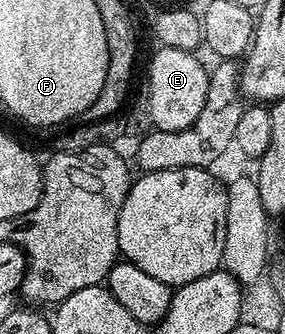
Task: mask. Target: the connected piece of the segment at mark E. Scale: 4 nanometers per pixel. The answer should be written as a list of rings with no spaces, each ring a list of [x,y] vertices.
[[[158,48],[158,53],[149,61],[149,119],[157,131],[183,131],[199,119],[203,103],[207,99],[209,69],[197,58],[196,52]]]

